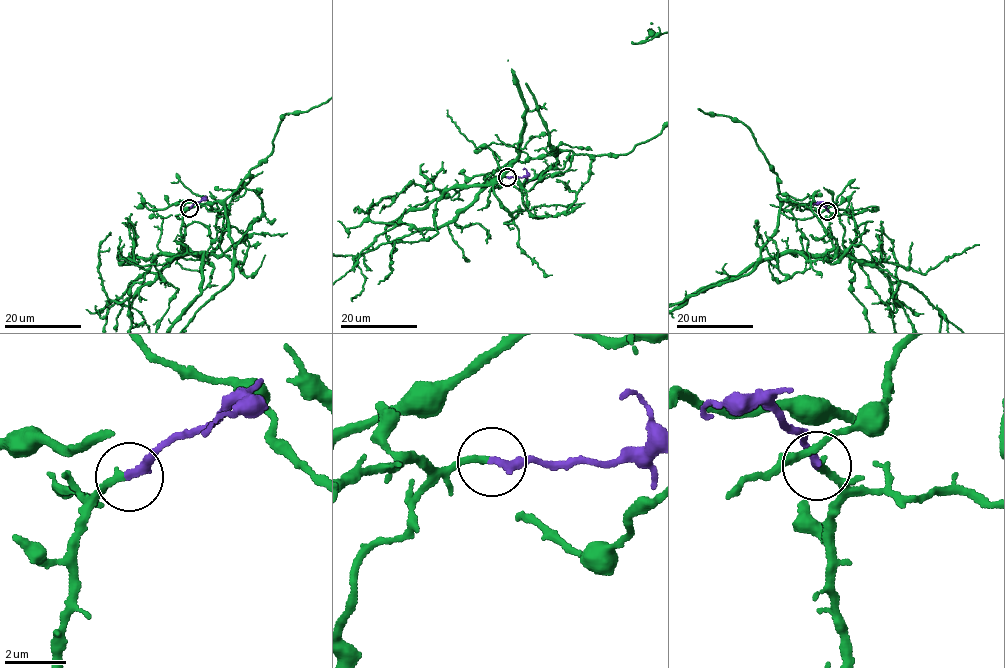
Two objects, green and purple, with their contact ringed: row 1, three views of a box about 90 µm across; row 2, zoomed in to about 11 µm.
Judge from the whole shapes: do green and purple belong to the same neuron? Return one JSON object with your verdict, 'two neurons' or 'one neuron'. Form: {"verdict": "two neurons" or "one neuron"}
{"verdict": "one neuron"}

